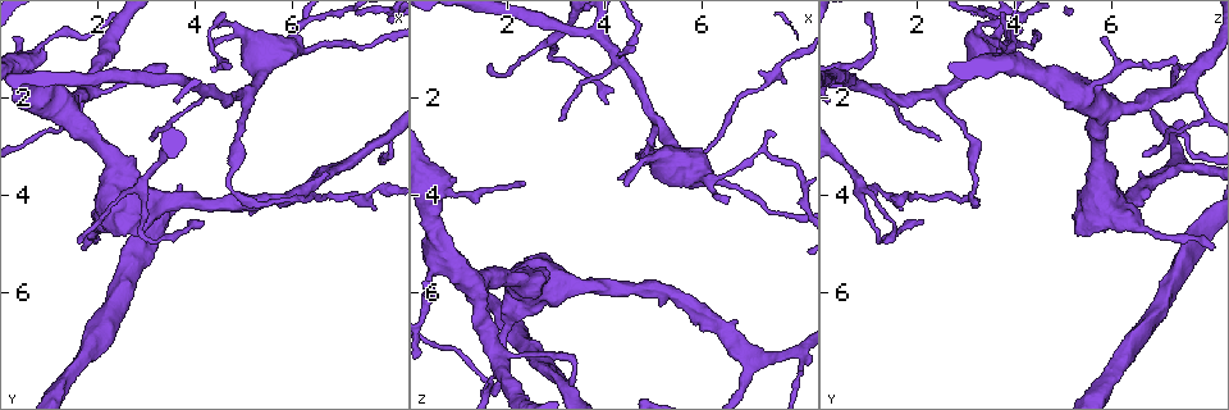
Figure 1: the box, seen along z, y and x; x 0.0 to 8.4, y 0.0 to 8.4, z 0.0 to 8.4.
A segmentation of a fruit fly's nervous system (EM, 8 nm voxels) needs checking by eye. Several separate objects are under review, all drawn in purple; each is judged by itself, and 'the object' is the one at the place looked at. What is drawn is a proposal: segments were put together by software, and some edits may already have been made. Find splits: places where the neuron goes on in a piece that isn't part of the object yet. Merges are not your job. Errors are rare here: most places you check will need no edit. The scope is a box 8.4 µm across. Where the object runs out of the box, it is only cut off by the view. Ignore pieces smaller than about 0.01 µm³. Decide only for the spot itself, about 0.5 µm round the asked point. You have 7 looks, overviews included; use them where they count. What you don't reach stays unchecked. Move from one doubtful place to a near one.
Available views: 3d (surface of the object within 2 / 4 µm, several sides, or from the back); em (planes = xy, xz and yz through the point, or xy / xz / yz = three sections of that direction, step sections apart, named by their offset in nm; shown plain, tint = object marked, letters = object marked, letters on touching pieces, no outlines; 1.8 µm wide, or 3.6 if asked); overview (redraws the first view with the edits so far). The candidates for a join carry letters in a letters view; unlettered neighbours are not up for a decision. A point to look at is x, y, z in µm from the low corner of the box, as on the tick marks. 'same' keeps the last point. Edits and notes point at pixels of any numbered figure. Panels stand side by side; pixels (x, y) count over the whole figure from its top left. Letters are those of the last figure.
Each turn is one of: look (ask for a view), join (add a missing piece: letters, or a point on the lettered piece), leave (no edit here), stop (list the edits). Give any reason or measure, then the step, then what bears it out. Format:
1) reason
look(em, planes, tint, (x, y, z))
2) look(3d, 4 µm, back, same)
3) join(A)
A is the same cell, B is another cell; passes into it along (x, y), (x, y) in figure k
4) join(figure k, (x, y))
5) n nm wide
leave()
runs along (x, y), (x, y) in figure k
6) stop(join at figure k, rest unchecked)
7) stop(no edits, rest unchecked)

calibre changes
look(em, planes, plain, (1.05, 0.75, 3.95))

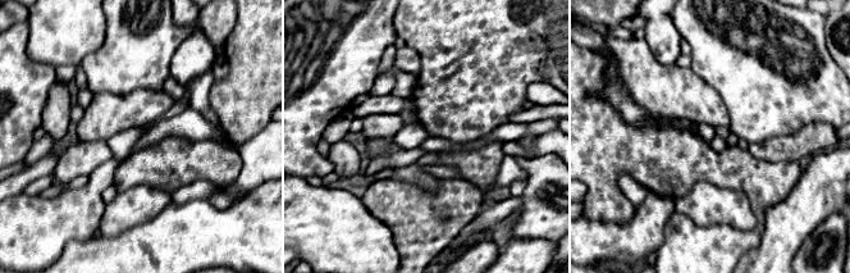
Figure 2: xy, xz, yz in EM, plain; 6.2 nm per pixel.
where the object lies
look(em, planes, tint, same)

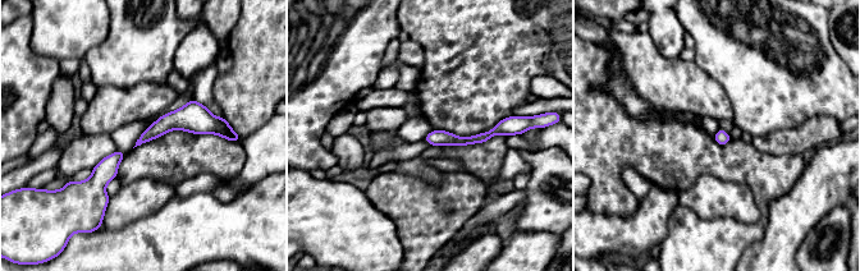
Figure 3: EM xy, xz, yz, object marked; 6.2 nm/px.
look(em, planes, letters, same)

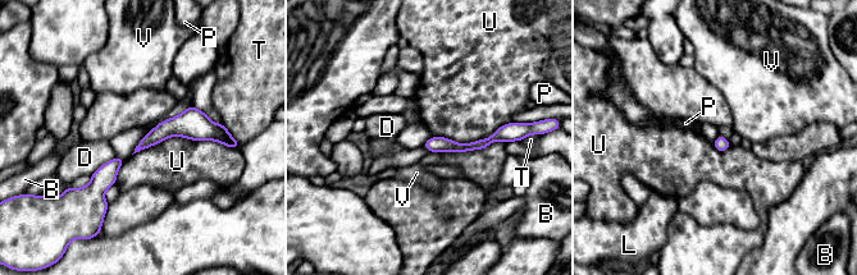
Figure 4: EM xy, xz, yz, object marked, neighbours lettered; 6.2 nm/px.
leave()
B, D, L, P, T, U and V are other cells; no lettered piece goes on from it

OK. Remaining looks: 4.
narrows sharply
look(em, 3.6 µm, planes, tint, (1.85, 1.80, 7.50))

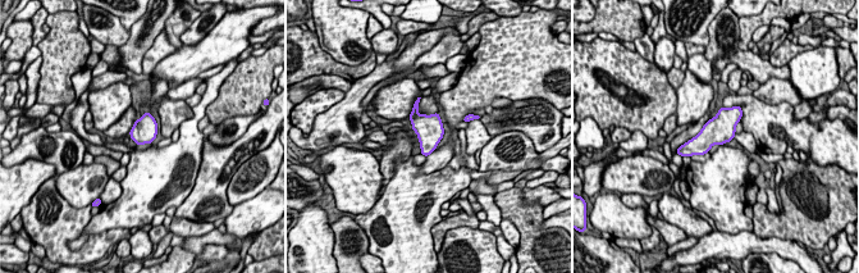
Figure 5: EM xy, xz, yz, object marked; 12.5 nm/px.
look(em, 3.6 µm, planes, letters, same)

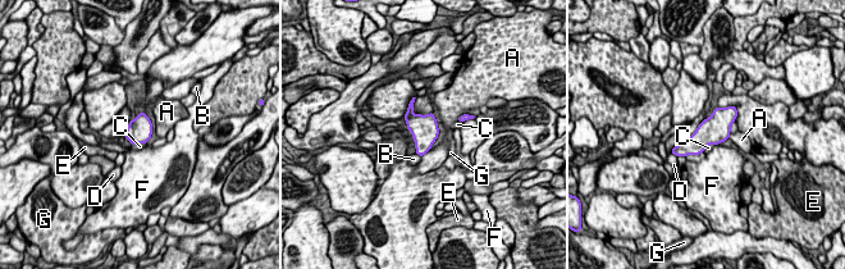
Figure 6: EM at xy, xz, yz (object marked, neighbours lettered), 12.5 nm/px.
320 nm wide
leave()
A, B, C, D, E, F and G are other cells; border along (145, 142), (132, 145) in figure 6; no lettered piece goes on from it

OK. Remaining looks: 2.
stop(no edits, rest unchecked)

